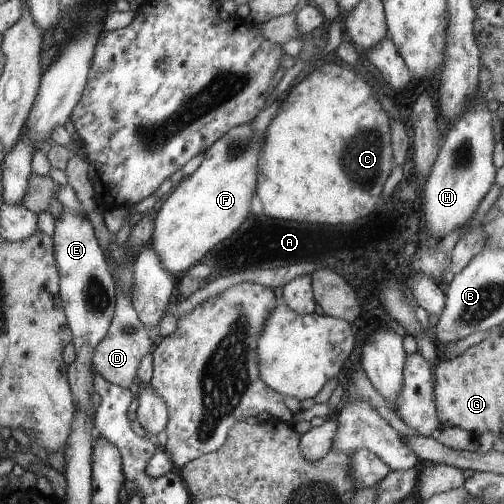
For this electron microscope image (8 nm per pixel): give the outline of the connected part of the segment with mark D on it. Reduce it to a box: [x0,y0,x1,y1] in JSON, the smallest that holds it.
[90,288,154,389]

